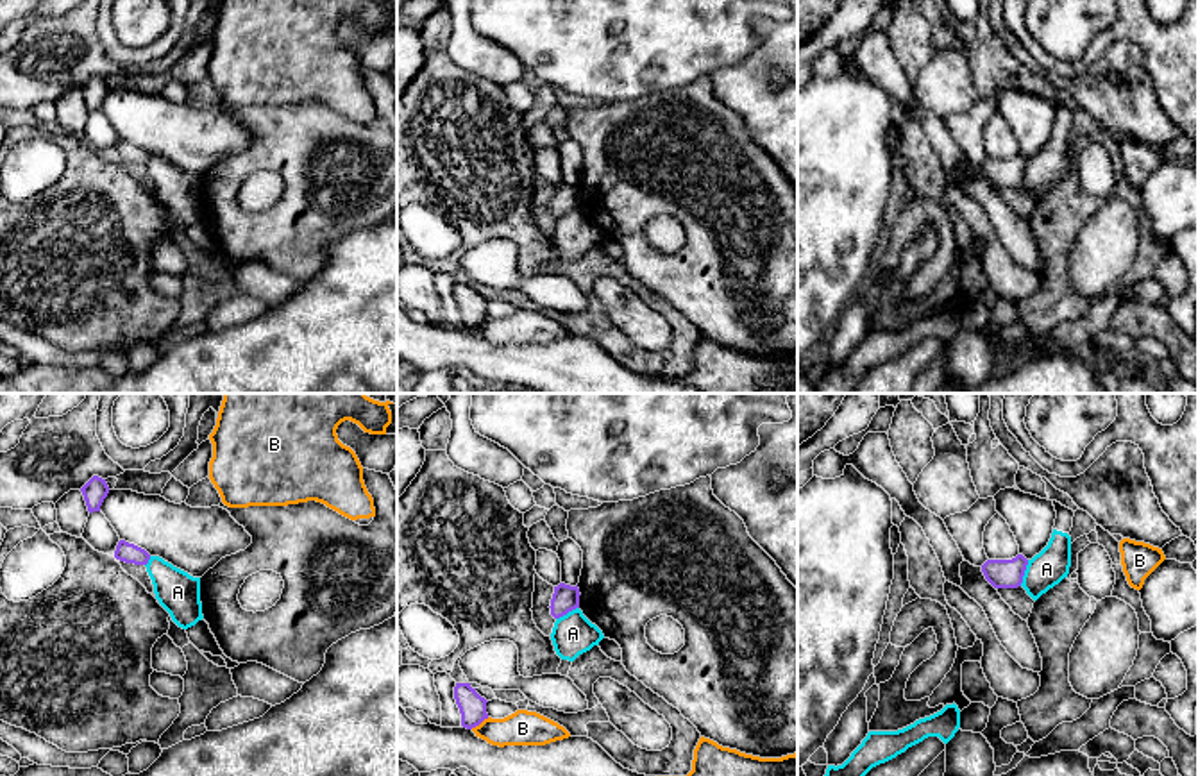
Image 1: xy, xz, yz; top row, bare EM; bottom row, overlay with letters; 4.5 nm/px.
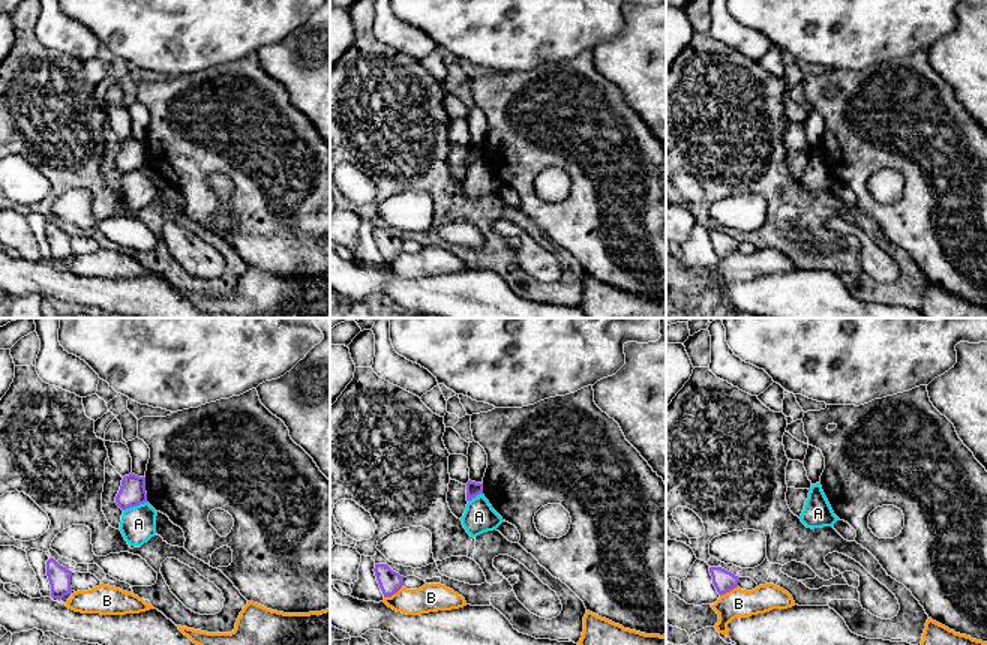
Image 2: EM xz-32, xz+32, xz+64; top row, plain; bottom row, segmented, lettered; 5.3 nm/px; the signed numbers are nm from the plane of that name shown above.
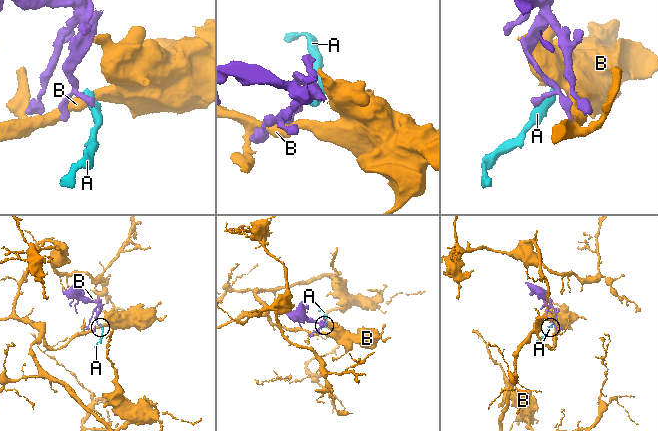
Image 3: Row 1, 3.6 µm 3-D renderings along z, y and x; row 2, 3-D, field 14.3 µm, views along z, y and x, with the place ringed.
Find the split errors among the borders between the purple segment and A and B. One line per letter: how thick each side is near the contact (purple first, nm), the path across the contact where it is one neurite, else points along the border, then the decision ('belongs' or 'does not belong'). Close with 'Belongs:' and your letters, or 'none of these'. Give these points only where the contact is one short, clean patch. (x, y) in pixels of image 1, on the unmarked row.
A: 130/160 nm | along yz (1029, 160), (1020, 185) | does not belong
B: 120/160 nm | along xz (489, 317), (471, 328) | does not belong
Belongs: none of these

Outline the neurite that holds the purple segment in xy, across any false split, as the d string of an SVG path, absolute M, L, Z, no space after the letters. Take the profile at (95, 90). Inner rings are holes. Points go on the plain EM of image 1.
M93 75L82 88L80 88L88 111L100 111L100 105L104 102L104 98L109 93L109 86L105 82L105 79Z

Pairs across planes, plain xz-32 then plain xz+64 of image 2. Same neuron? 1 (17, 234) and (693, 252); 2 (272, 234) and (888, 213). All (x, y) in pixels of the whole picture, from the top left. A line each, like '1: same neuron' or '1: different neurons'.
1: different neurons
2: same neuron

